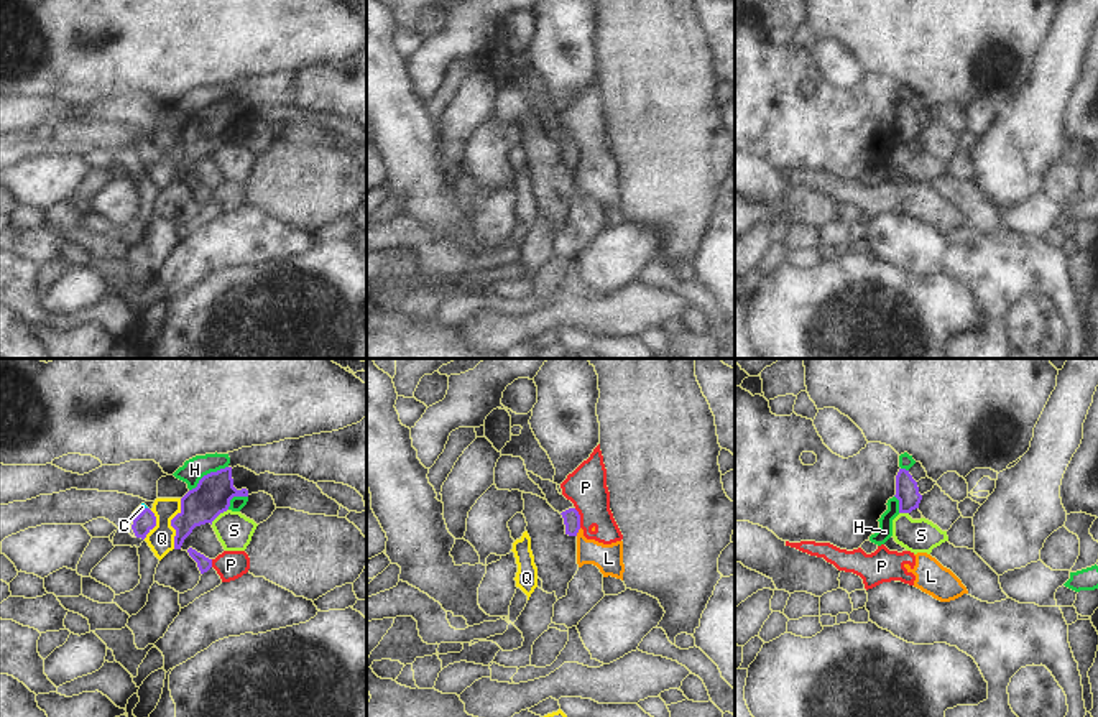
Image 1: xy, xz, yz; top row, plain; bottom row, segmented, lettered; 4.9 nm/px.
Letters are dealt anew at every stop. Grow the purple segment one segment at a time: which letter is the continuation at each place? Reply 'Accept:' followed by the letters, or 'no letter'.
Accept: C

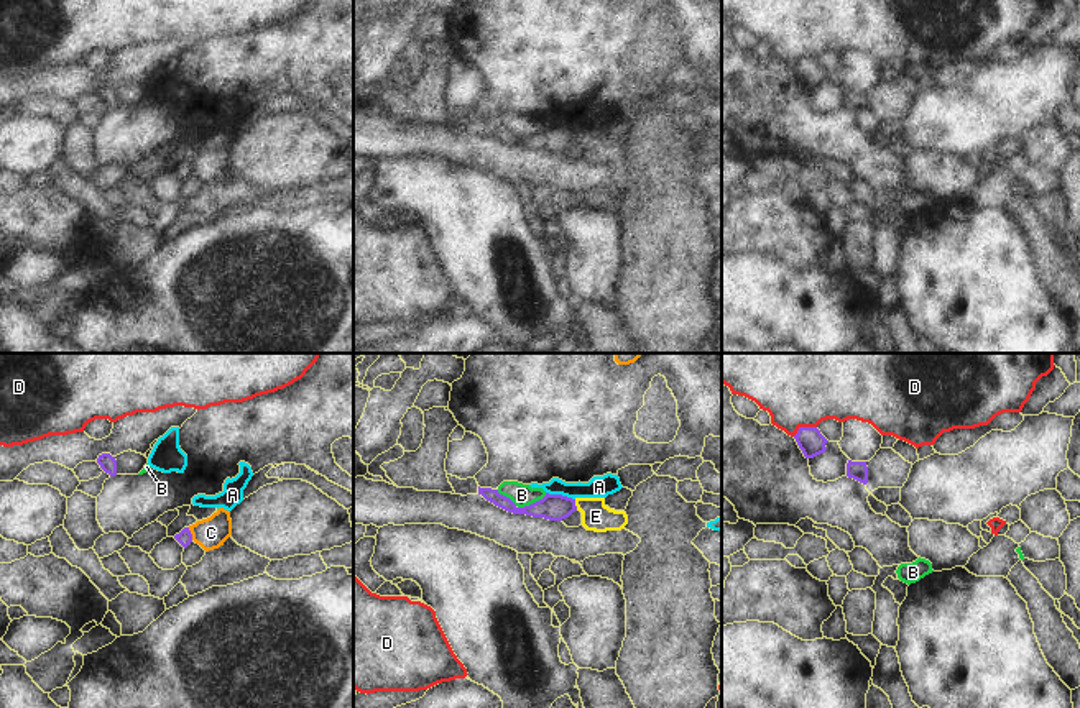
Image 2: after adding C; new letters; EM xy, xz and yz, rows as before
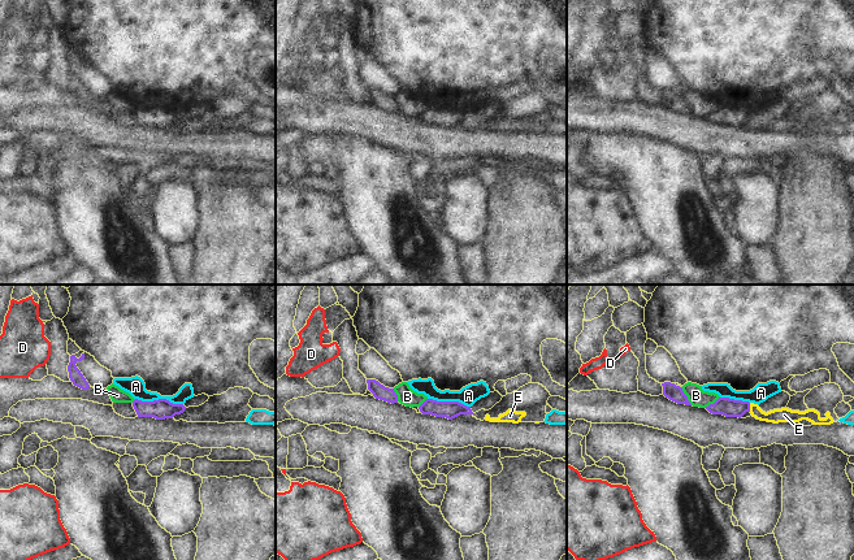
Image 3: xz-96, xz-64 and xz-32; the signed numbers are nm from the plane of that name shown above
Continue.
Accept: no letter

